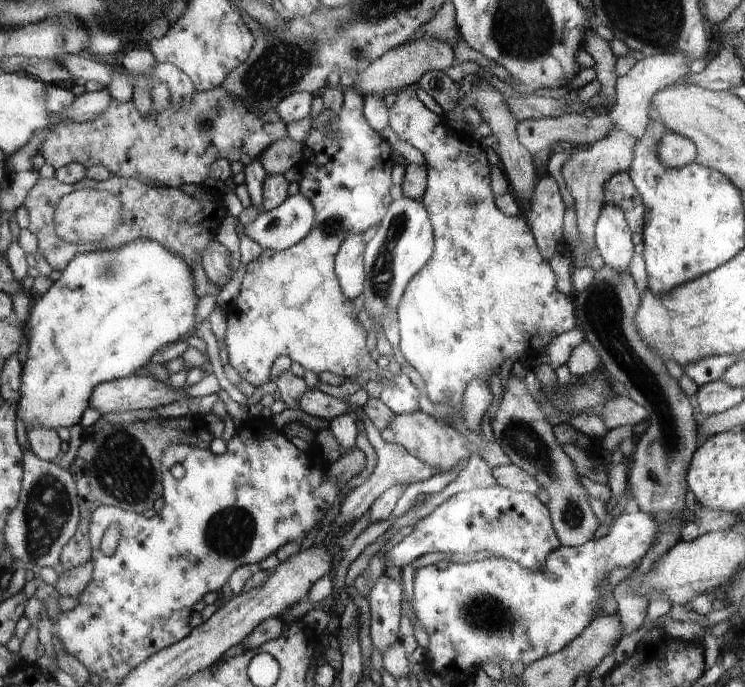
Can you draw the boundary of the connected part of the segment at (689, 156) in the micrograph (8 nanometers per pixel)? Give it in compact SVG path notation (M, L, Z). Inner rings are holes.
M666 132L658 146L659 159L668 168L678 169L695 162L696 145L681 134Z

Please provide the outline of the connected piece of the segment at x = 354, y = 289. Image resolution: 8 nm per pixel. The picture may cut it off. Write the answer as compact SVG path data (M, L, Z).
M362 234L350 236L340 247L338 258L335 259L335 273L338 277L343 294L351 302L363 292L367 270L363 264L365 243Z

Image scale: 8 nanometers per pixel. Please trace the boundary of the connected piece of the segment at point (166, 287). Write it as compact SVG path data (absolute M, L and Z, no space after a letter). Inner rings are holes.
M138 239L128 242L120 248L108 248L108 250L94 250L84 252L75 256L71 263L61 272L60 278L52 283L52 286L42 295L36 304L29 310L30 315L26 320L25 332L28 340L28 360L22 365L22 376L19 381L18 418L26 430L35 427L45 427L46 429L57 430L61 427L70 428L80 422L84 410L88 408L88 402L95 393L95 389L100 384L118 380L118 378L129 377L138 368L142 368L160 348L174 344L184 336L192 326L194 326L194 308L196 308L196 294L192 290L192 274L188 268L188 262L179 253L172 252L171 249L164 248L159 241Z

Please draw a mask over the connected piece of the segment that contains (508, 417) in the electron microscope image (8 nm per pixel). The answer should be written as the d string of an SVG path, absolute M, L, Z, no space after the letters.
M514 374L509 376L504 385L500 408L492 419L492 430L498 446L511 460L511 464L524 469L540 486L546 488L550 496L546 505L560 544L578 547L592 540L600 522L590 507L590 494L578 478L576 464L564 453L560 443L556 442L554 427L546 420L542 406L534 401L524 381Z

